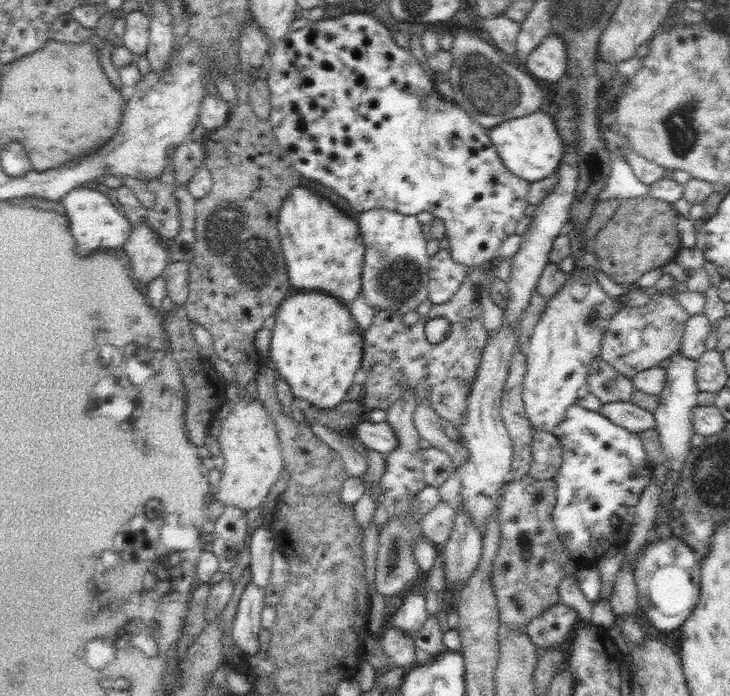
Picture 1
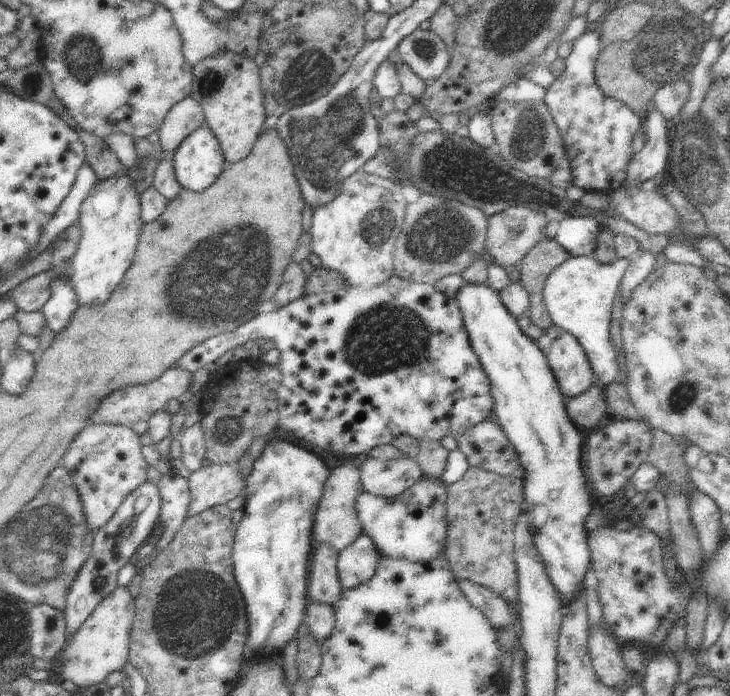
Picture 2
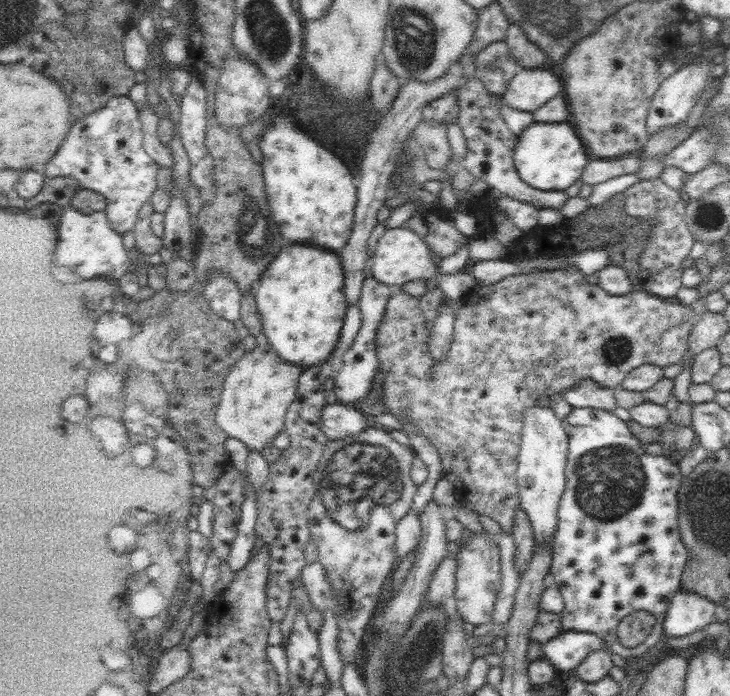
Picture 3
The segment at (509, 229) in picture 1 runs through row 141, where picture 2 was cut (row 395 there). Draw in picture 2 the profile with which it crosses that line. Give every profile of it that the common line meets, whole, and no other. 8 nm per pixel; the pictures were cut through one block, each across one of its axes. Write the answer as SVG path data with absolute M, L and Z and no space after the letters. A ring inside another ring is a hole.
M384 283L376 286L376 288L370 288L370 290L347 285L331 293L315 295L302 294L300 297L286 304L284 308L280 308L280 310L269 313L258 313L252 320L245 322L242 326L236 328L236 330L209 338L193 346L174 364L174 367L180 368L180 370L186 370L190 374L198 372L216 362L224 352L235 350L235 348L244 344L246 341L252 339L256 341L259 338L266 338L266 341L274 340L276 344L275 348L278 348L280 351L278 365L283 374L282 386L278 388L278 414L280 416L278 424L280 424L280 428L286 432L286 436L290 436L292 440L296 440L298 444L306 446L308 450L312 450L314 454L318 454L320 457L322 457L322 454L326 454L326 452L332 452L338 458L342 458L342 456L346 456L346 458L352 458L352 456L354 458L360 458L360 460L354 460L359 462L364 460L373 448L391 444L394 438L400 435L410 435L412 438L418 440L430 439L440 442L447 436L457 439L466 430L474 428L476 424L486 421L488 416L493 415L494 402L490 393L490 380L488 374L486 374L486 370L480 364L476 352L472 350L470 336L464 326L462 310L460 310L455 297L452 298L446 296L446 294L442 294L442 292L438 292L434 288L434 285L431 284L414 283L410 284L410 286L402 286L400 288L398 285Z

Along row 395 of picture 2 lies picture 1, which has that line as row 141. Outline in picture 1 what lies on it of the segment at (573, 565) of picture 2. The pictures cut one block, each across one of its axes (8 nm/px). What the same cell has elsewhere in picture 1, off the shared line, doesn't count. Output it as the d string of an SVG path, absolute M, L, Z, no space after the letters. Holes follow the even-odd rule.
M548 108L538 110L523 117L506 121L488 130L500 160L506 168L528 182L538 181L554 174L564 157L564 142L558 134L557 125Z

